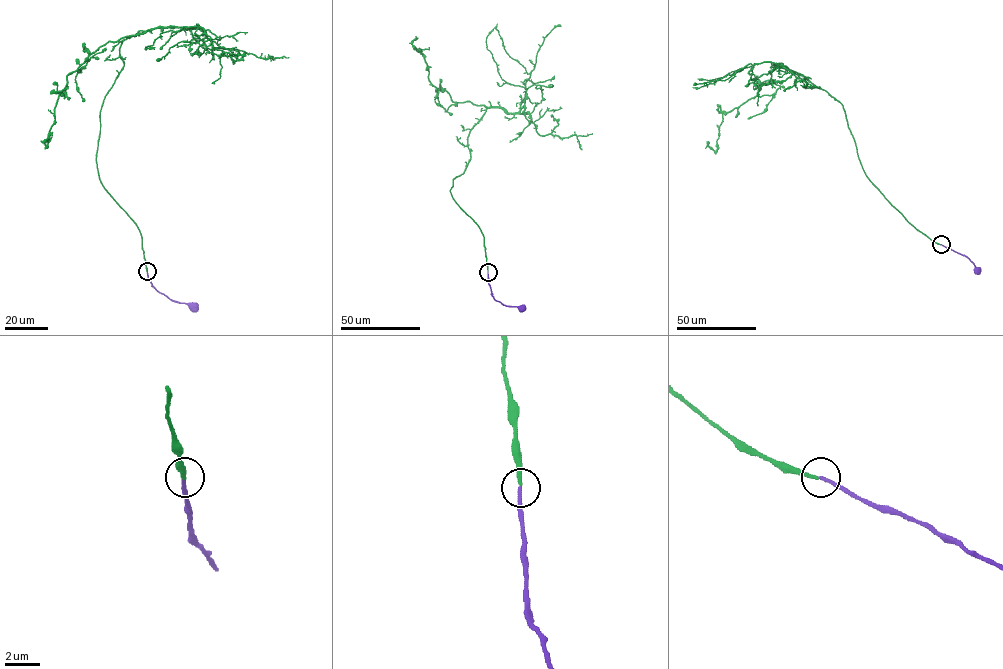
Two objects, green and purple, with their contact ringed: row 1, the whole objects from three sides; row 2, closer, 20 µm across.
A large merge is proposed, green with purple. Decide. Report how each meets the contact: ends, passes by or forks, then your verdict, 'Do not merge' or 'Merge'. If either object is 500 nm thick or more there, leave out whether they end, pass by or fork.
At the ring green ends. At the ring purple ends. Merge

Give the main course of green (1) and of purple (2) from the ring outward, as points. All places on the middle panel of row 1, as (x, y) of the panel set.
1: (488, 271), (483, 235), (450, 192), (471, 157), (470, 129), (486, 108), (453, 102), (430, 82), (415, 36)
2: (488, 272), (493, 297), (505, 305), (525, 309)

